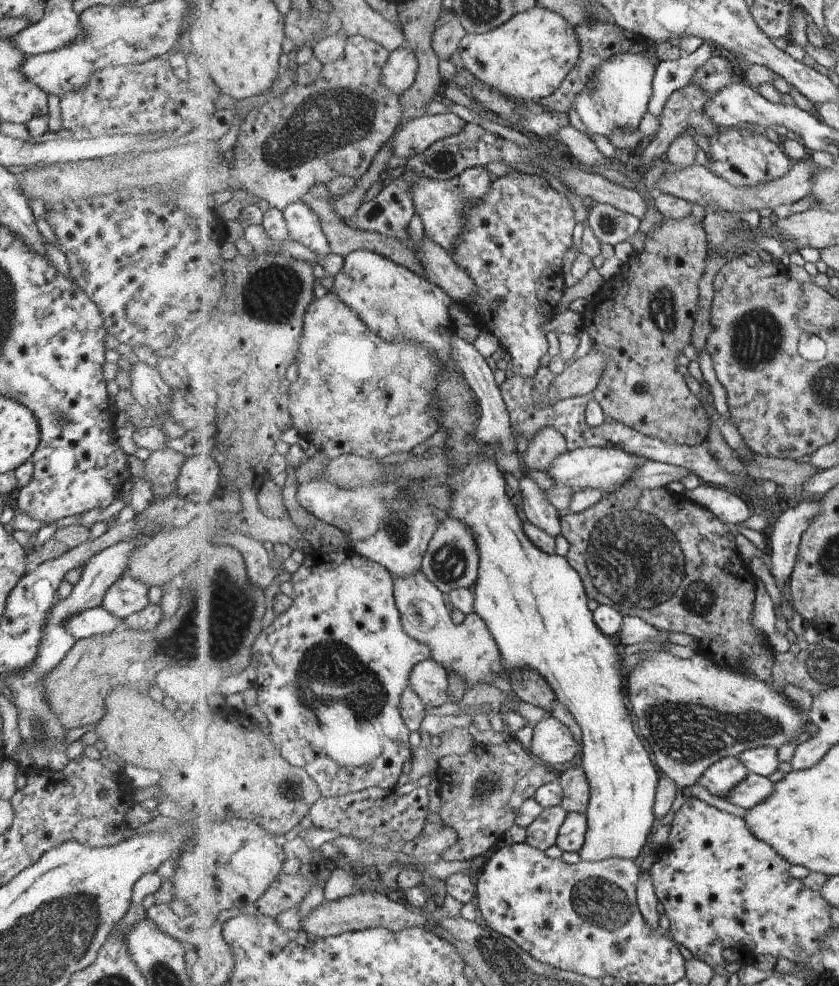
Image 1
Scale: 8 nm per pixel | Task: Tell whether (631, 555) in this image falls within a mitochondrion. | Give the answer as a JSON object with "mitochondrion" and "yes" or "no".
{"mitochondrion":"yes"}

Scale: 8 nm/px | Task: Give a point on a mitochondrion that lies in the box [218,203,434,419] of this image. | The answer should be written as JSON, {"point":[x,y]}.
{"point":[272,294]}

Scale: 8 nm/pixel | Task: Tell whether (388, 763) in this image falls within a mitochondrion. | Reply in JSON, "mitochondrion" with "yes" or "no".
{"mitochondrion":"no"}

